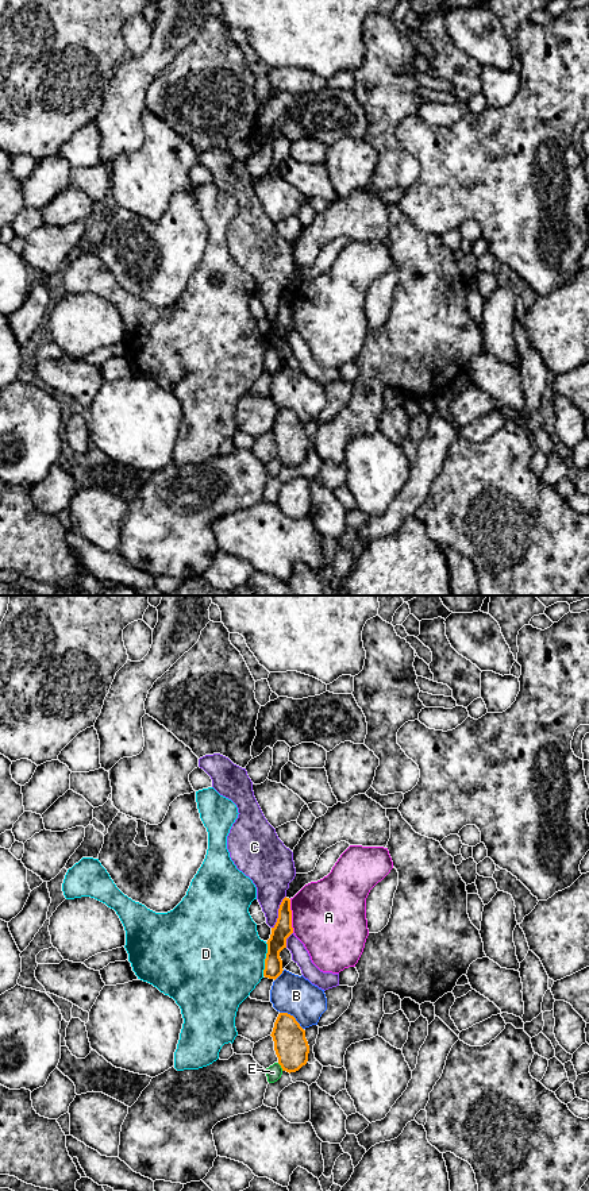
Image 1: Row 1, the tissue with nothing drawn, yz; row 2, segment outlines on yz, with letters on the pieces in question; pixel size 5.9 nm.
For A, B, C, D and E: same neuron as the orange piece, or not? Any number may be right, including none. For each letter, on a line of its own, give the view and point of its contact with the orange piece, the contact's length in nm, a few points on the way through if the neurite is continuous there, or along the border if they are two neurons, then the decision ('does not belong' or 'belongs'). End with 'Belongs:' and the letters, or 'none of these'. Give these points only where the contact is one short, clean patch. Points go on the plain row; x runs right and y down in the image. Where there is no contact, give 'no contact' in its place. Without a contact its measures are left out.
A: yz (291, 311) | 200 nm | does not belong
B: yz (293, 412) | 180 nm | does not belong
C: yz (278, 307) | 220 nm | along yz (285, 290), (278, 304), (277, 316), (272, 323) | does not belong
D: yz (265, 354) | 200 nm | does not belong
E: yz (281, 462) | 60 nm | does not belong
Belongs: none of these

